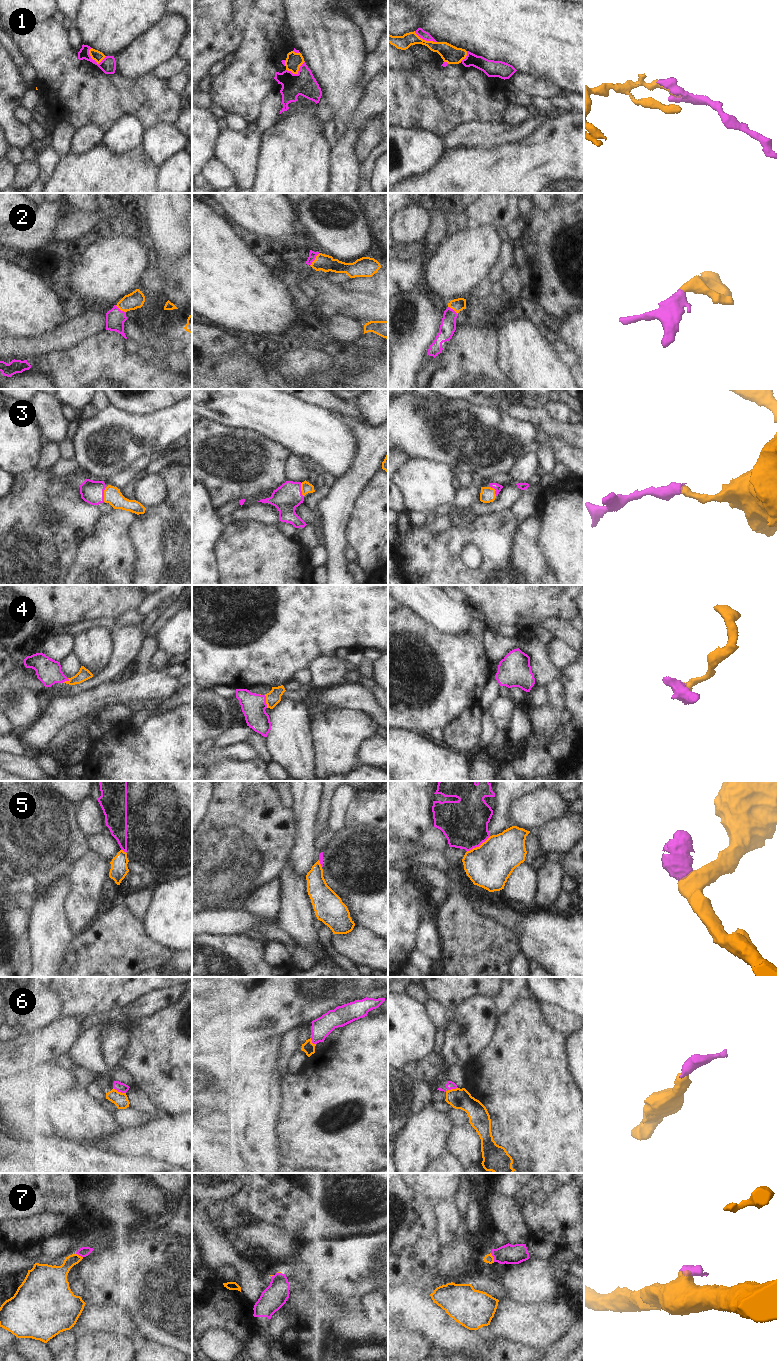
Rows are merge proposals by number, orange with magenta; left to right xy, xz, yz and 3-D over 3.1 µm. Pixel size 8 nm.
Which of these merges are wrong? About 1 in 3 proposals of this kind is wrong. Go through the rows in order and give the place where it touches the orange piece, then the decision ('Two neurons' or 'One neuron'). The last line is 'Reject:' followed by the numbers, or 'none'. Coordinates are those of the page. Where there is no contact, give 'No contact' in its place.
1: Touches orange at xy (95, 60). Two neurons
2: Touches orange at xz (315, 259). One neuron
3: Touches orange at xy (104, 494). One neuron
4: Touches orange at xz (266, 701). One neuron
5: Touches orange at yz (479, 846). Two neurons
6: Touches orange at xy (119, 1092). Two neurons
7: Touches orange at yz (493, 1257). Two neurons
Reject: 1, 5, 6, 7

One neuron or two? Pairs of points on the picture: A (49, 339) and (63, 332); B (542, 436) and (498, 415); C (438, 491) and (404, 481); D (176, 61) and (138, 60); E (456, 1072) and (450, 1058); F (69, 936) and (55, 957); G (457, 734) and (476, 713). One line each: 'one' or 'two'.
A: one
B: two
C: one
D: two
E: two
F: one
G: one

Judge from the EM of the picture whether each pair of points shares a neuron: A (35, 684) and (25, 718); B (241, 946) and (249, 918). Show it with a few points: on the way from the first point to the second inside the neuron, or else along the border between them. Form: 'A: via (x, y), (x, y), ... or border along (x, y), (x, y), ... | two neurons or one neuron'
A: border along (24, 671), (22, 674), (23, 684), (39, 694) | two neurons
B: border along (220, 934), (244, 935) | two neurons

